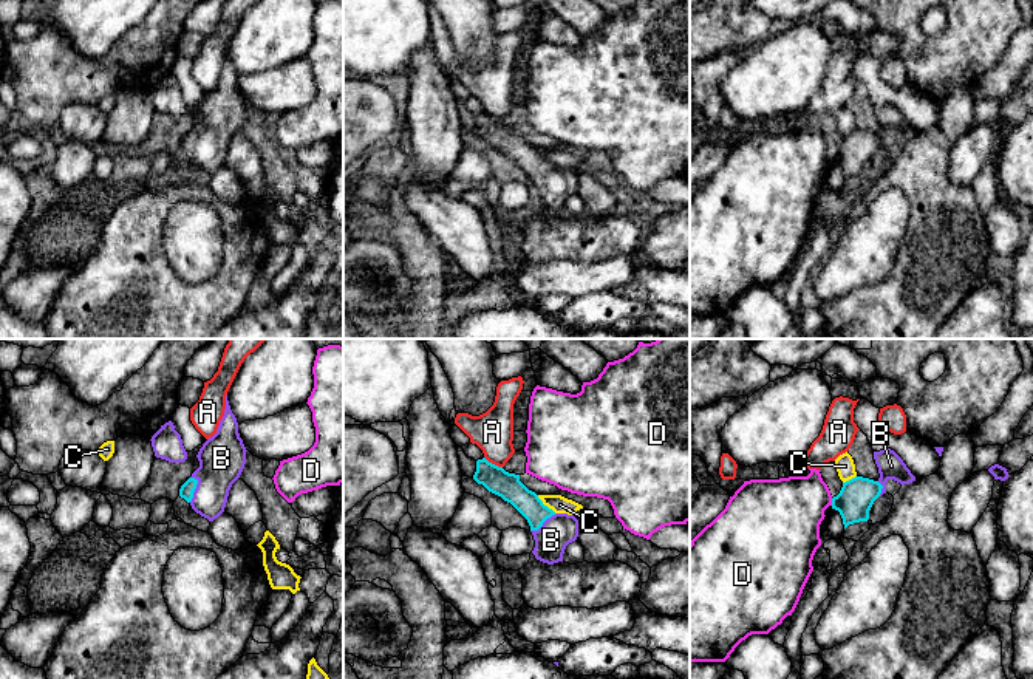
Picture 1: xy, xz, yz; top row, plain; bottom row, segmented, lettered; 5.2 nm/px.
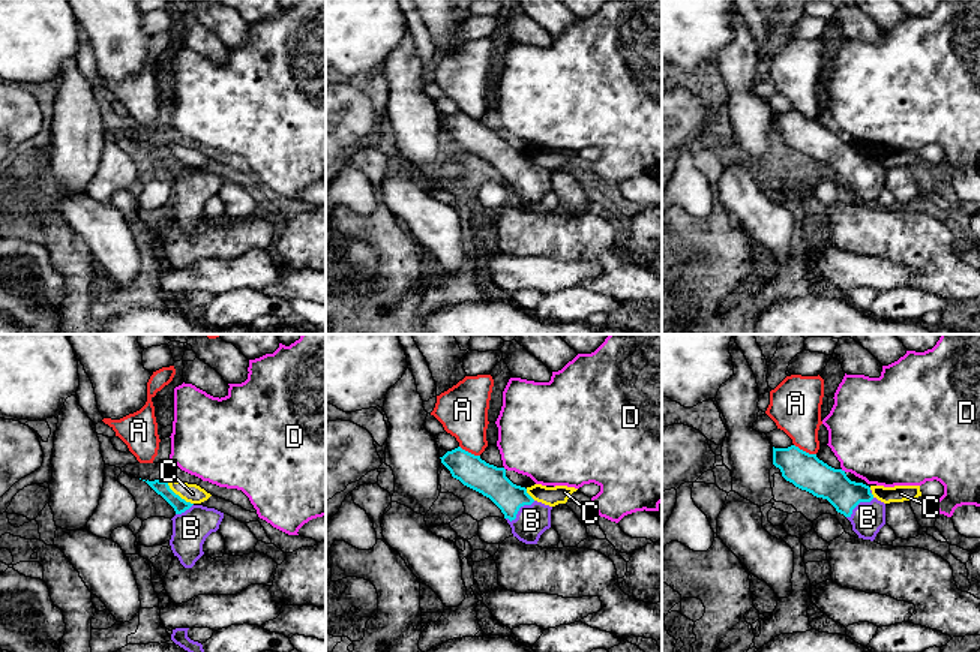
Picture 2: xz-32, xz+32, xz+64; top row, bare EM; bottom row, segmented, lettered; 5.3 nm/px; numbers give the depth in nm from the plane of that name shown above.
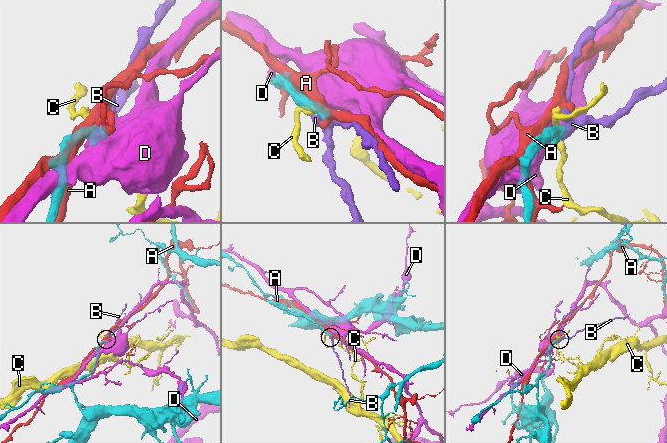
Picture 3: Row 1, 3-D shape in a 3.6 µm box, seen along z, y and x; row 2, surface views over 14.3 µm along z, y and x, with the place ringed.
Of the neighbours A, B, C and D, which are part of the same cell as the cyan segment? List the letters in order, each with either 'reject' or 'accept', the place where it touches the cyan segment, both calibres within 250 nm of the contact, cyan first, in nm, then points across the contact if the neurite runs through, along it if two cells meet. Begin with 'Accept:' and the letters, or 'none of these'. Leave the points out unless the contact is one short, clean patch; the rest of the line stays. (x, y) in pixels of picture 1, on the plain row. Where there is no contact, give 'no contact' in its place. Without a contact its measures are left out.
Accept: B
A: reject; meets cyan in xz at (494, 118); 140 nm thick on the cyan side, 220 nm on the other
B: accept; meets cyan in xy at (195, 141); 70 nm thick on the cyan side, 240 nm on the other; runs through xy (187, 143), (195, 141), (221, 112)
C: reject; meets cyan in xz at (546, 160); 140 nm thick on the cyan side, 90 nm on the other
D: reject; meets cyan in yz at (832, 155); 190 nm thick on the cyan side, 360 nm on the other; border along yz (831, 152), (832, 158)

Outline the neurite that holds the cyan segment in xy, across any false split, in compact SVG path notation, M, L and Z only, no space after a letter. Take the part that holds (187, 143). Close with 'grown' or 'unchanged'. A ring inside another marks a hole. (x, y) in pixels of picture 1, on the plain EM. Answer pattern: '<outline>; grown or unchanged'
M226 49L224 70L216 87L199 102L199 121L181 139L179 150L201 170L213 175L226 161L229 144L246 118L246 101Z; grown

